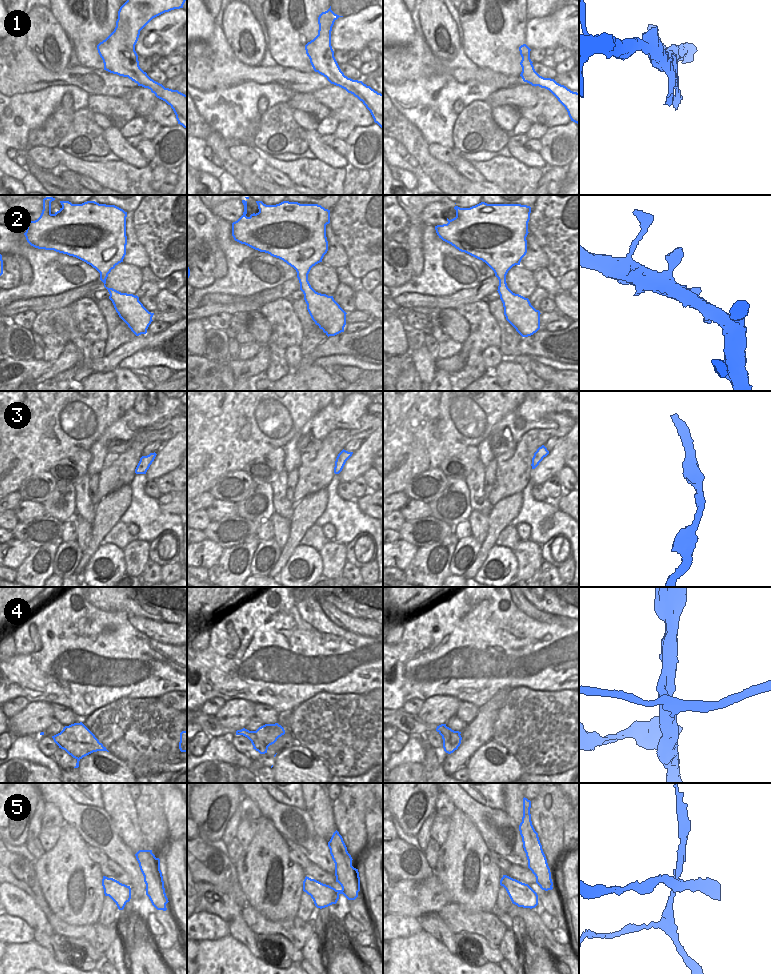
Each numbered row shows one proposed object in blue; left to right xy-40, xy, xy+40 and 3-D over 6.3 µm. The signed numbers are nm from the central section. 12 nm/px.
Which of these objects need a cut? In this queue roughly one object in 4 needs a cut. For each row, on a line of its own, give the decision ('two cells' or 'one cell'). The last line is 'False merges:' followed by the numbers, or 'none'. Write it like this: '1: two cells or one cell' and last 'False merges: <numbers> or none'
1: one cell
2: one cell
3: one cell
4: two cells
5: two cells
False merges: 4, 5

